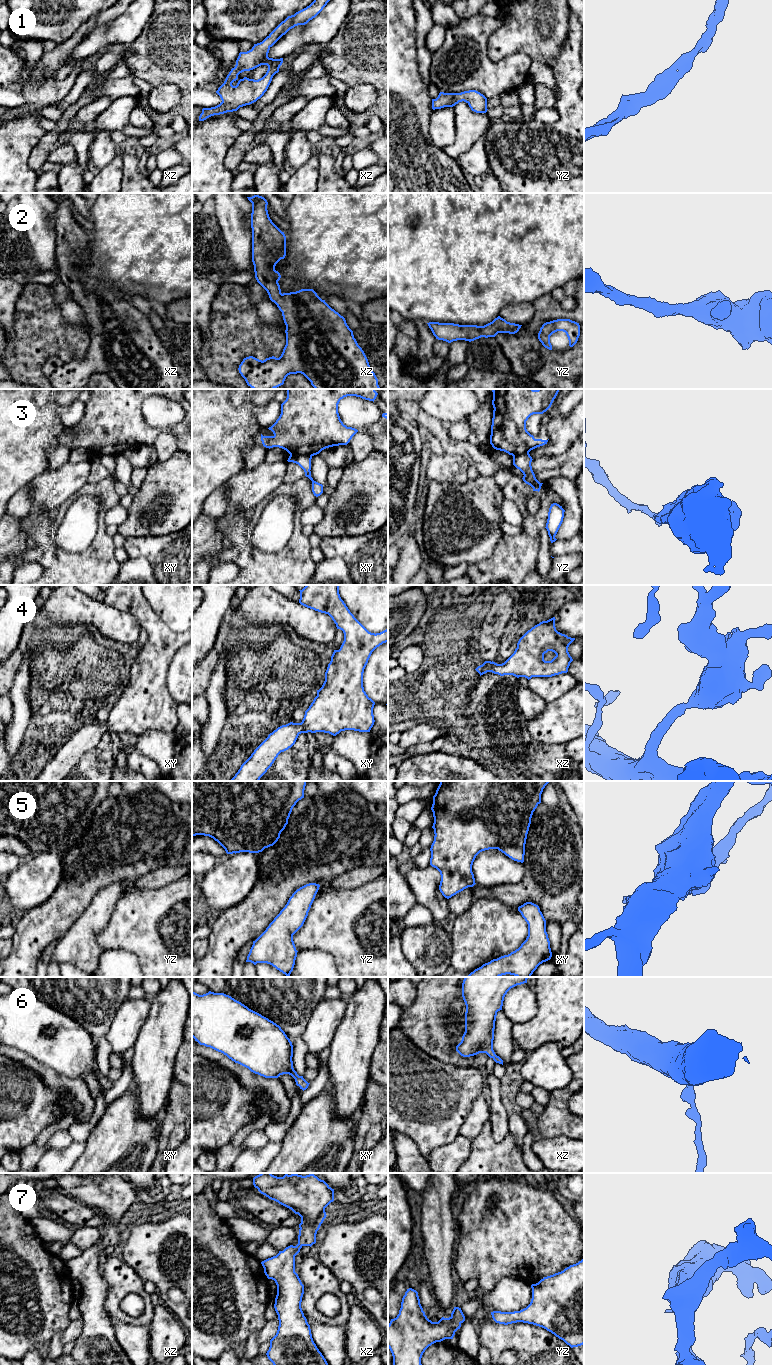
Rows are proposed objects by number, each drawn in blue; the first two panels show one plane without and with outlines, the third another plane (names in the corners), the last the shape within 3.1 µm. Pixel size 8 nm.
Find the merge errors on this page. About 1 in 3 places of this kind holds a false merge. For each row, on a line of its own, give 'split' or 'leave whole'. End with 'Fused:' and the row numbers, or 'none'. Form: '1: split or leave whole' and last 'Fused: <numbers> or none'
1: leave whole
2: leave whole
3: split
4: leave whole
5: leave whole
6: leave whole
7: leave whole
Fused: 3

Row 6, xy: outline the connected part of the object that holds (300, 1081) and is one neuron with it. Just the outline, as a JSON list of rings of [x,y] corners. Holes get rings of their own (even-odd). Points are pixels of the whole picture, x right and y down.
[[[192,991],[192,1037],[200,1045],[223,1053],[235,1063],[265,1078],[289,1074],[303,1091],[310,1084],[294,1070],[293,1045],[281,1027],[224,993],[209,991],[199,995]]]

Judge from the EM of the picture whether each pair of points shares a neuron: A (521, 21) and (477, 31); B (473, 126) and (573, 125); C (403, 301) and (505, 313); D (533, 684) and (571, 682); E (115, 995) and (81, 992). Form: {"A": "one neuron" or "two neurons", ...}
{"A": "two neurons", "B": "two neurons", "C": "two neurons", "D": "one neuron", "E": "one neuron"}

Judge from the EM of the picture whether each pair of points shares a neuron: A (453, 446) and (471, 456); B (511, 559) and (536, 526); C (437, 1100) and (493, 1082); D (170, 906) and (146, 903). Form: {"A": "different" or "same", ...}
{"A": "same", "B": "same", "C": "different", "D": "same"}

